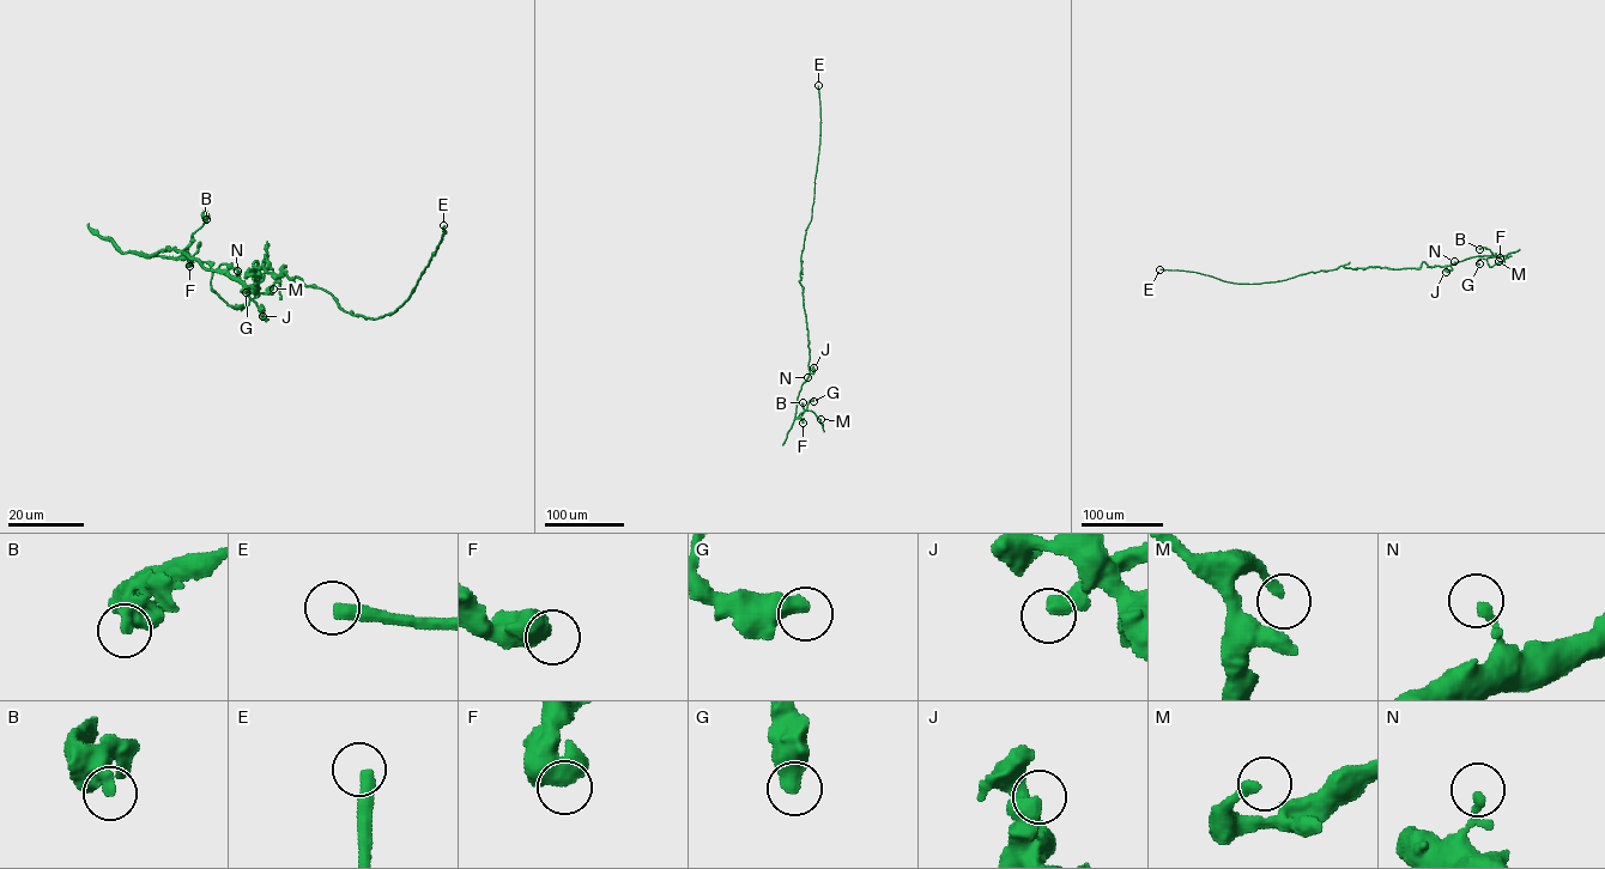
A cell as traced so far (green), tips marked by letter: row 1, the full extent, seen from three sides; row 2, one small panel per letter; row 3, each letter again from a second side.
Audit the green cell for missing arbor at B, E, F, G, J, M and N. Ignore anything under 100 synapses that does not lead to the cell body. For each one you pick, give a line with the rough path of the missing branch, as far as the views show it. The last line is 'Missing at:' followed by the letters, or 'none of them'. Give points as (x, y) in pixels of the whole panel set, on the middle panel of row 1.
Missing at: E

